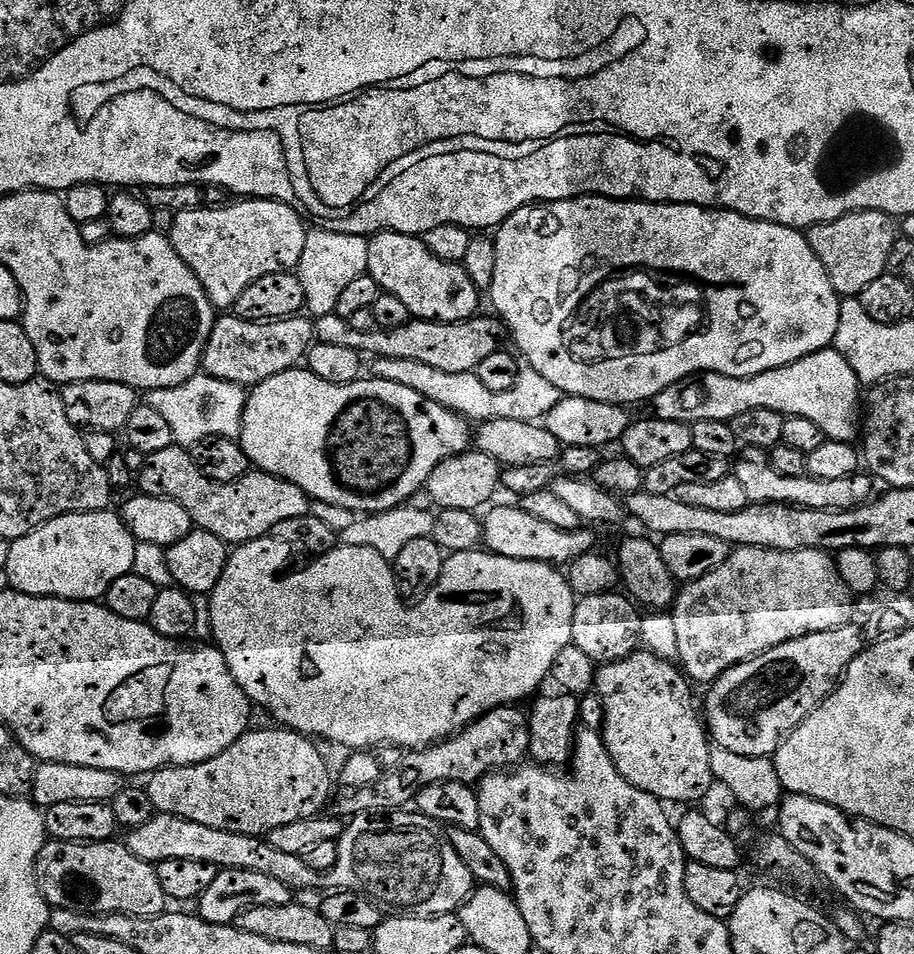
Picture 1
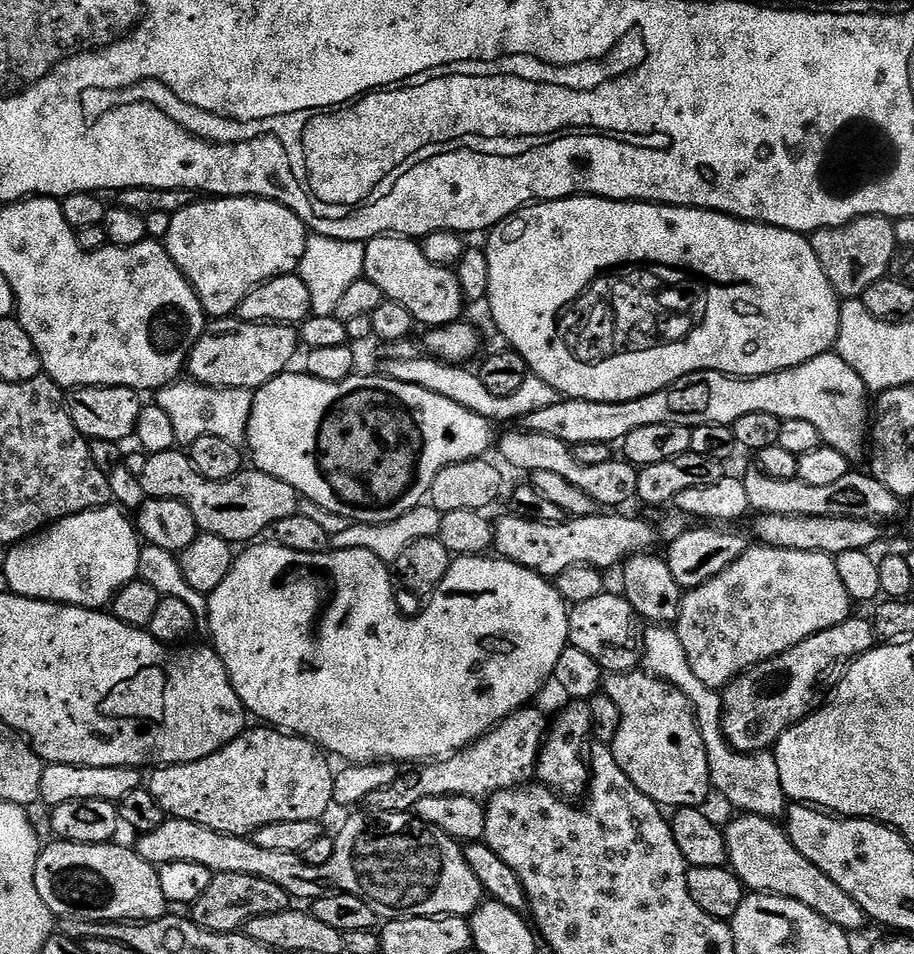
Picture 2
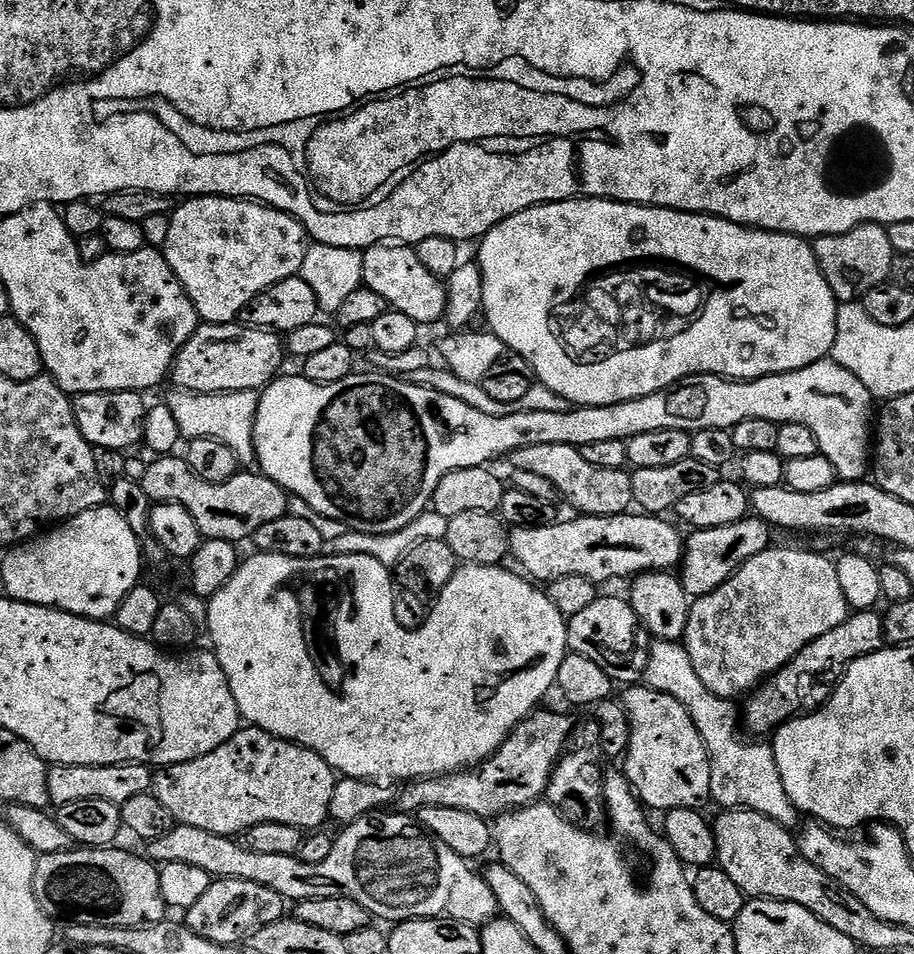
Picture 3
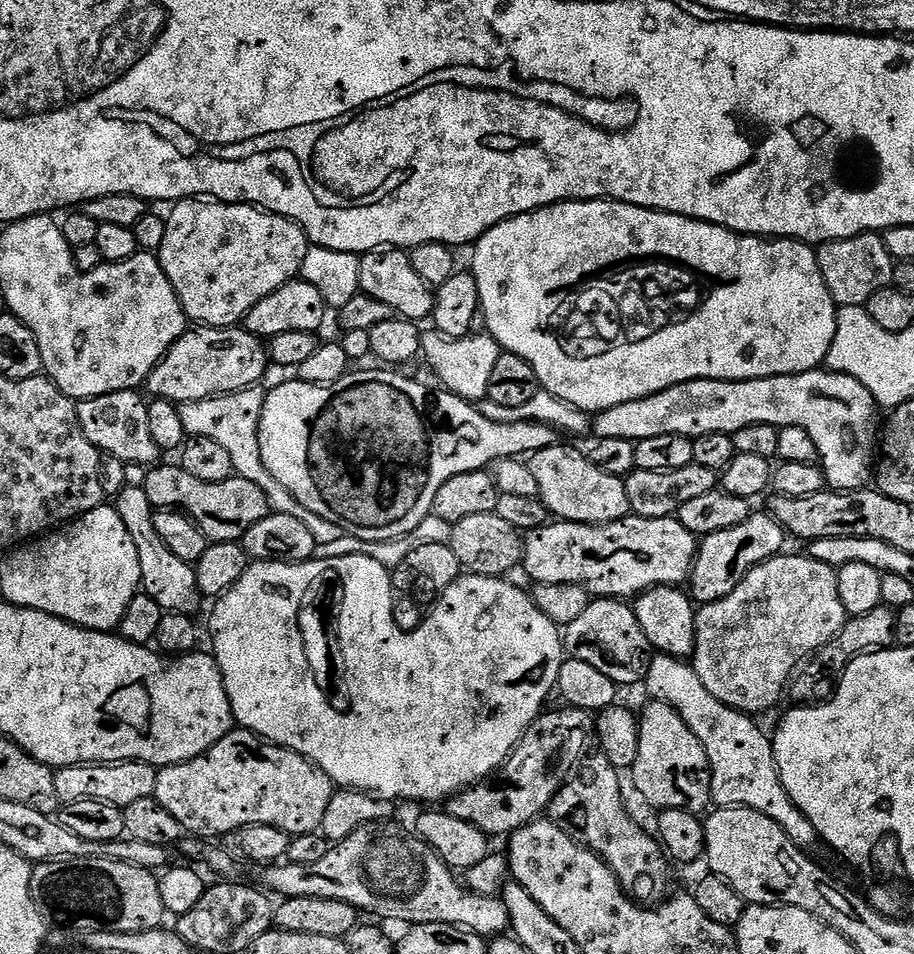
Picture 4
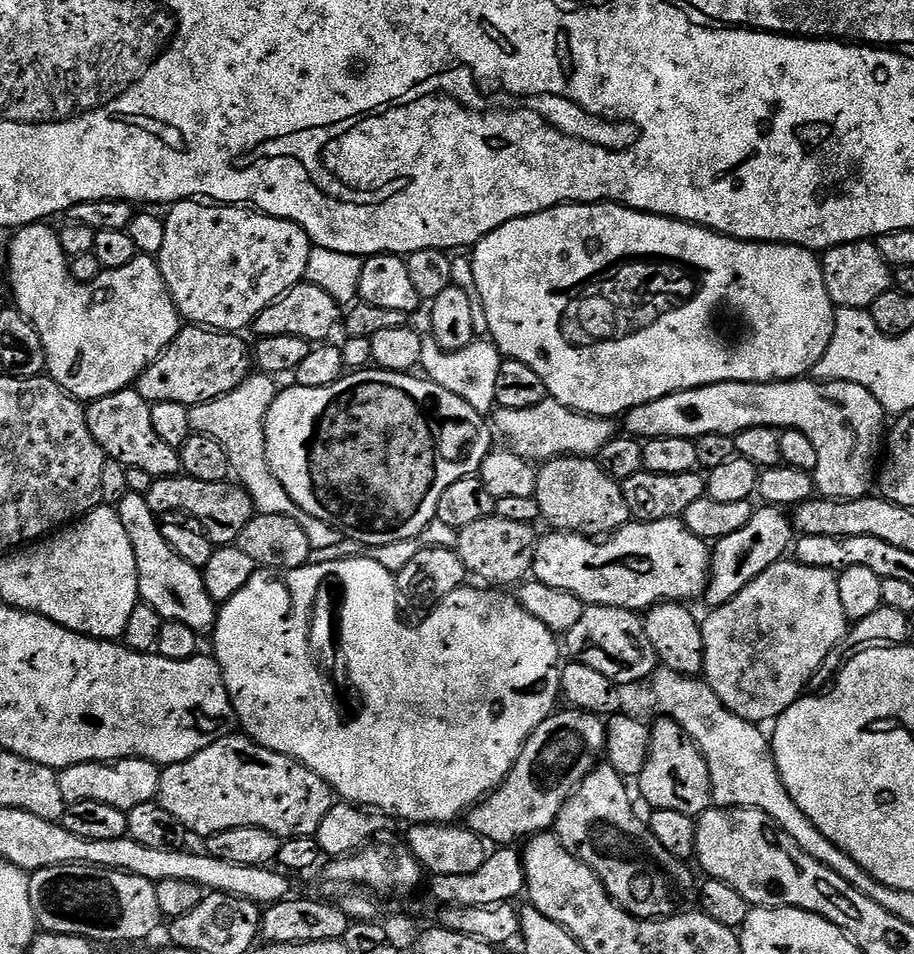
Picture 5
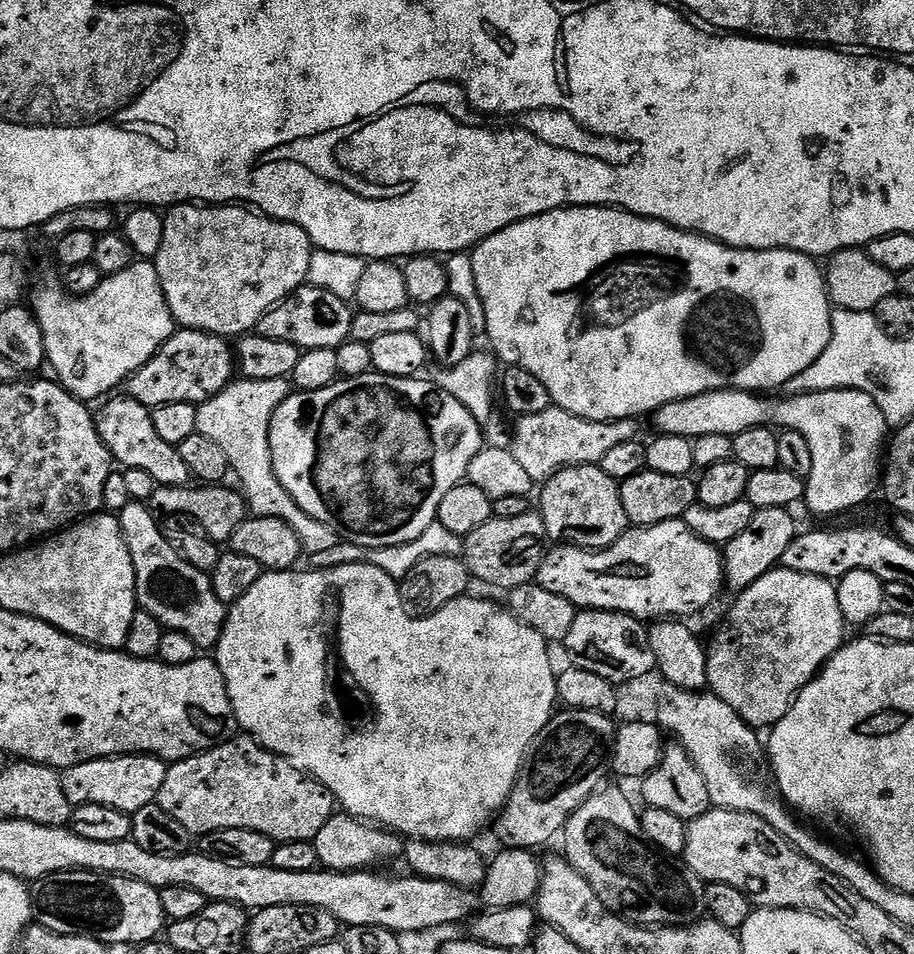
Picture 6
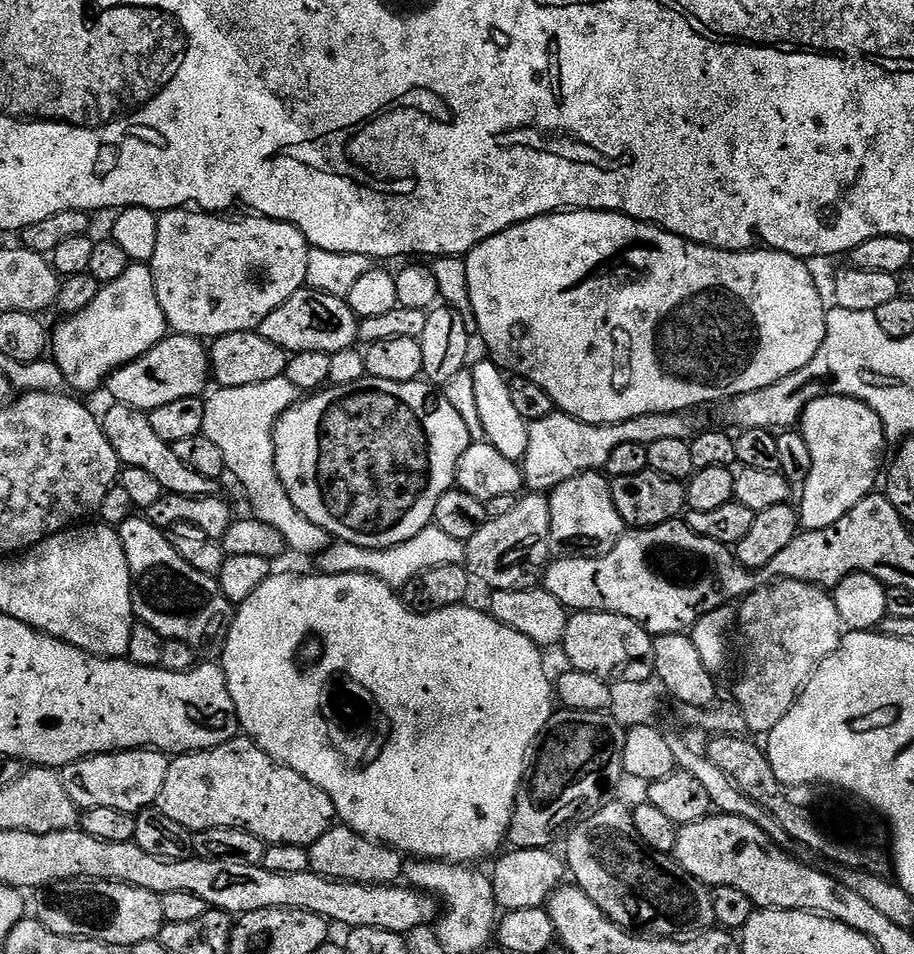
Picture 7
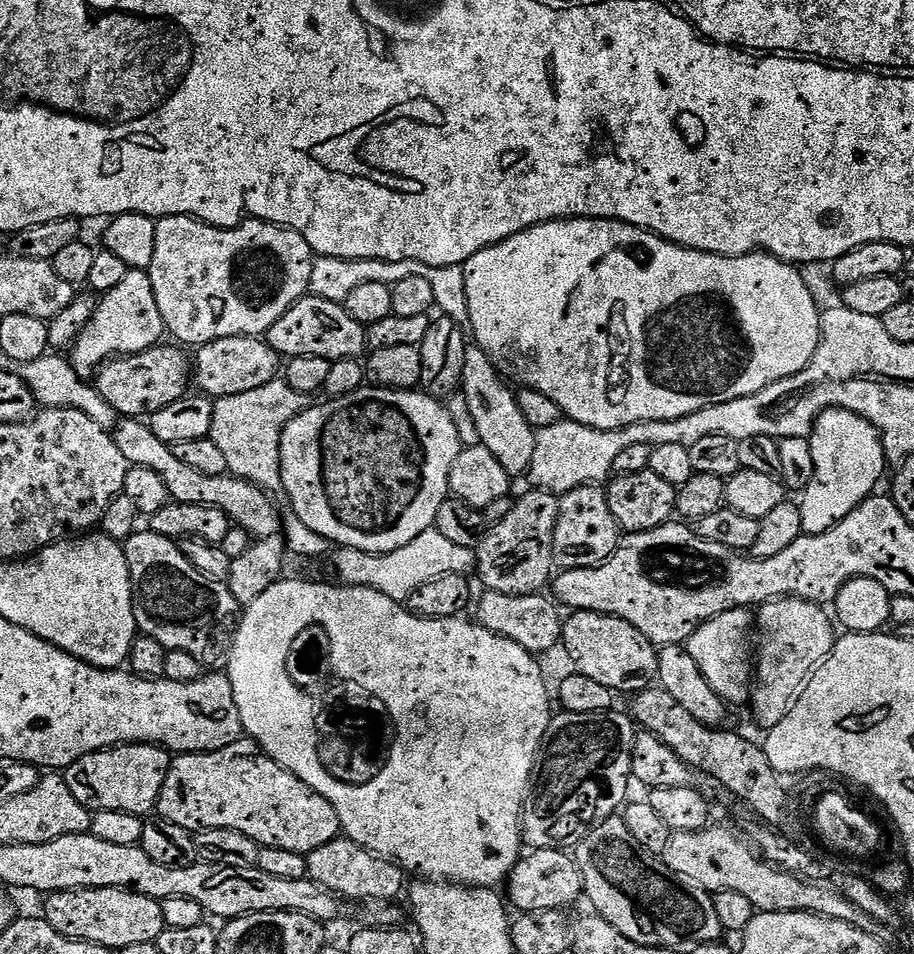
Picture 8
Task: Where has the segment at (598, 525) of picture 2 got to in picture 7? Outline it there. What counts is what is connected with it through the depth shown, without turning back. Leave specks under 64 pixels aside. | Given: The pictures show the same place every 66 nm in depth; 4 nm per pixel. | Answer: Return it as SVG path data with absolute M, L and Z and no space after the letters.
M673 522L625 531L624 537L610 550L610 554L598 558L585 556L561 556L553 559L543 571L542 586L562 606L572 612L609 612L622 614L622 618L637 620L653 638L666 634L684 634L694 627L710 610L718 610L723 604L739 602L755 592L757 573L743 568L727 544L710 542L688 528L687 523Z

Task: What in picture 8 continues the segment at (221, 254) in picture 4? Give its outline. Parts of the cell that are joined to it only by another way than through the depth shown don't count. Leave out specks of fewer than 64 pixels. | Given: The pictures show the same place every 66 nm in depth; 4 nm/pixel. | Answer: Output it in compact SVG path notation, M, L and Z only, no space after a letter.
M166 216L156 220L156 233L154 234L154 262L146 269L150 278L150 286L154 288L154 299L158 302L158 314L162 314L162 322L169 337L173 336L181 345L192 344L199 346L209 344L218 338L234 338L235 336L259 336L263 337L294 306L294 302L309 295L310 270L314 253L312 248L292 228L281 228L278 224L268 224L265 220L245 219L238 228L215 228L213 224L203 224L201 220L195 220L193 216Z

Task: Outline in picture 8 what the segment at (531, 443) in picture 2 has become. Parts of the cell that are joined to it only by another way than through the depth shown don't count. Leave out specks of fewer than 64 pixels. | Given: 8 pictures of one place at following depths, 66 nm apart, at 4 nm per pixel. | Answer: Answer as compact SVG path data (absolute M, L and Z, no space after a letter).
M587 484L559 497L556 533L553 538L553 562L557 569L593 568L605 564L619 546L622 533L614 514L610 514L608 493L603 487Z

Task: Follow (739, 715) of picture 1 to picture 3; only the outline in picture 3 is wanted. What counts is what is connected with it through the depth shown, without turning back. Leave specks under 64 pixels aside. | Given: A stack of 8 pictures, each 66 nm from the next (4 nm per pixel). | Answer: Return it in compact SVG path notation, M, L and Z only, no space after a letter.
M876 610L853 611L842 626L834 626L830 634L822 634L822 638L810 642L786 667L768 677L759 688L752 689L743 701L744 708L742 704L743 727L753 737L764 738L767 732L768 735L775 733L797 713L807 714L824 707L844 677L844 671L858 658L881 652L885 646L883 615Z

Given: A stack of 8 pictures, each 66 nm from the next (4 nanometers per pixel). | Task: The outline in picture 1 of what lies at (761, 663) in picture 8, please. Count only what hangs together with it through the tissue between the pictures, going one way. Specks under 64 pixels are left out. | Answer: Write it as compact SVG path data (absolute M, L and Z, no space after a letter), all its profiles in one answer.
M733 547L729 551L726 562L722 562L722 566L718 566L716 570L710 570L710 574L706 574L702 578L687 581L676 593L676 602L670 609L670 615L674 618L674 626L678 637L679 667L682 669L684 675L688 677L689 681L695 682L697 685L699 685L698 683L704 684L703 686L711 685L712 681L719 678L723 672L730 670L735 664L749 660L751 656L757 656L774 646L782 646L791 640L797 640L815 632L834 630L838 626L849 623L853 619L852 603L854 603L853 597L850 595L847 586L842 582L833 557L823 550L807 548L801 552L779 552L778 550L770 550L769 548Z

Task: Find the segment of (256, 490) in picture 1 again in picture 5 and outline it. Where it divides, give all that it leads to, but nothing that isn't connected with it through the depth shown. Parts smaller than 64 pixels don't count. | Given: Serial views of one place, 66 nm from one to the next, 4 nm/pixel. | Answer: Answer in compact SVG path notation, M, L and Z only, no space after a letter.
M162 476L153 479L147 492L150 510L157 514L180 514L189 520L196 520L200 528L212 539L213 545L235 545L242 530L257 515L250 494L236 482L198 482L198 478L179 476Z

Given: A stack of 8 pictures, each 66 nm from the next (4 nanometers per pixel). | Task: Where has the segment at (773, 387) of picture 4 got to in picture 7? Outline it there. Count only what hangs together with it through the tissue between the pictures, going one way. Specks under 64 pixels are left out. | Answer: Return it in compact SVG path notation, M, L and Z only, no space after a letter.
M819 396L817 400L810 401L804 408L798 421L798 431L806 438L806 446L810 446L810 458L812 459L810 478L802 485L801 492L804 493L800 496L800 504L798 503L800 526L806 532L826 530L826 526L834 526L834 522L846 518L848 512L854 510L858 502L862 502L862 498L873 495L877 491L876 479L879 476L881 479L882 465L885 463L886 437L882 418L878 418L878 414L874 414L874 410L870 410L870 406L866 406L866 402L858 398Z

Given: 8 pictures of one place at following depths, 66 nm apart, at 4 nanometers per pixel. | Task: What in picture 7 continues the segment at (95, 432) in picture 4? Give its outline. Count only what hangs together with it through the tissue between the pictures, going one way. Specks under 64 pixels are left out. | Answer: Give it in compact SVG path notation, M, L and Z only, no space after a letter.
M113 403L111 407L112 409L102 416L102 423L106 438L110 438L110 446L114 446L114 454L118 454L121 465L146 470L169 496L217 495L217 481L202 478L202 474L190 470L186 462L180 461L178 454L174 454L172 445L162 442L162 438L154 434L147 412L140 412L137 408L118 403Z

